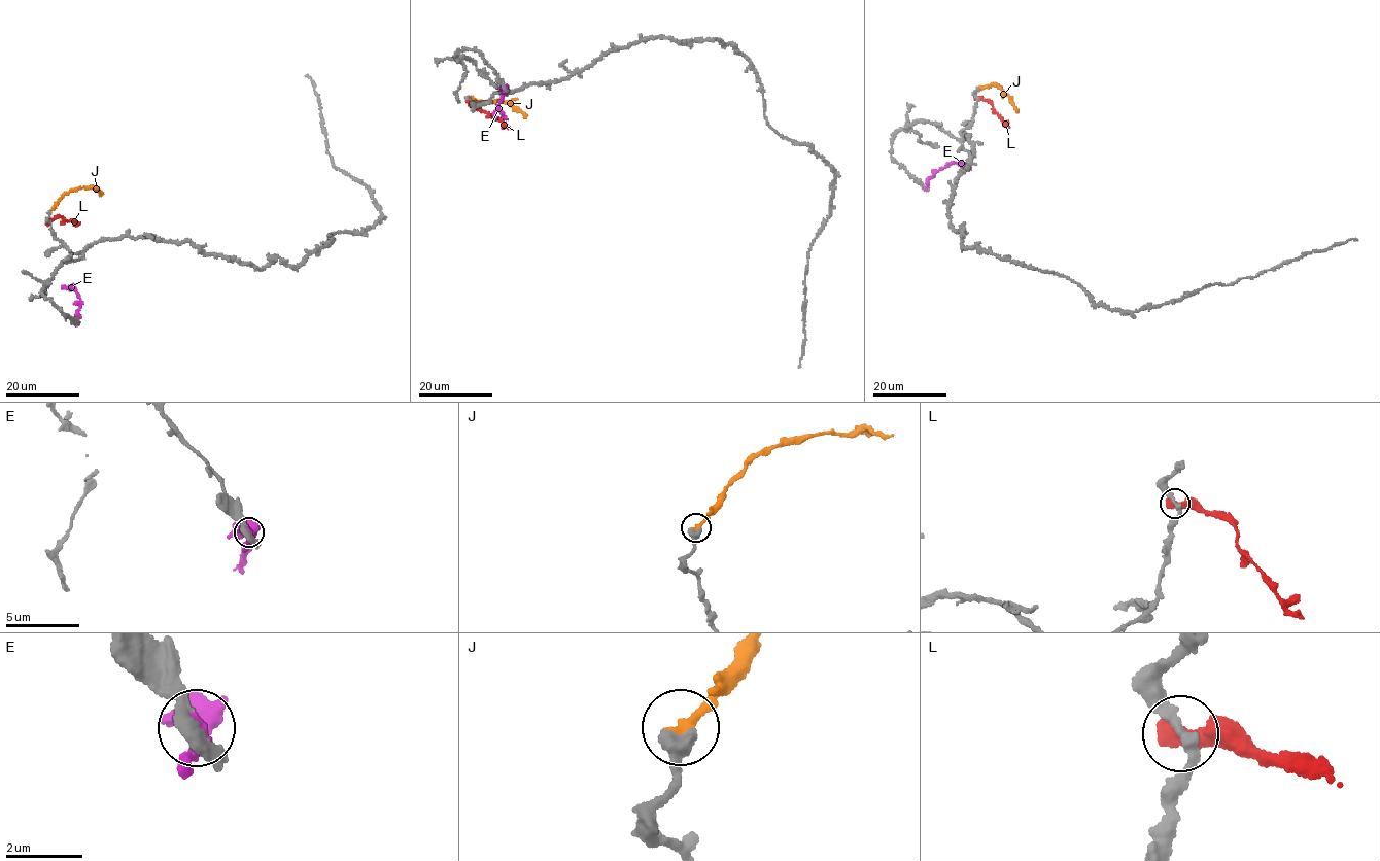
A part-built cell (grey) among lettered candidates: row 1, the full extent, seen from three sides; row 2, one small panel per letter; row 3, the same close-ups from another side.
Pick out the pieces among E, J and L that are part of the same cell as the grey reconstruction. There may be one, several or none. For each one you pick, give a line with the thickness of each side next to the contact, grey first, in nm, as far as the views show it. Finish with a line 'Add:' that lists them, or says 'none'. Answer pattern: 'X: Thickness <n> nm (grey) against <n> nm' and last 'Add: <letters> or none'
J: Thickness 480 nm (grey) against 260 nm
Add: J

